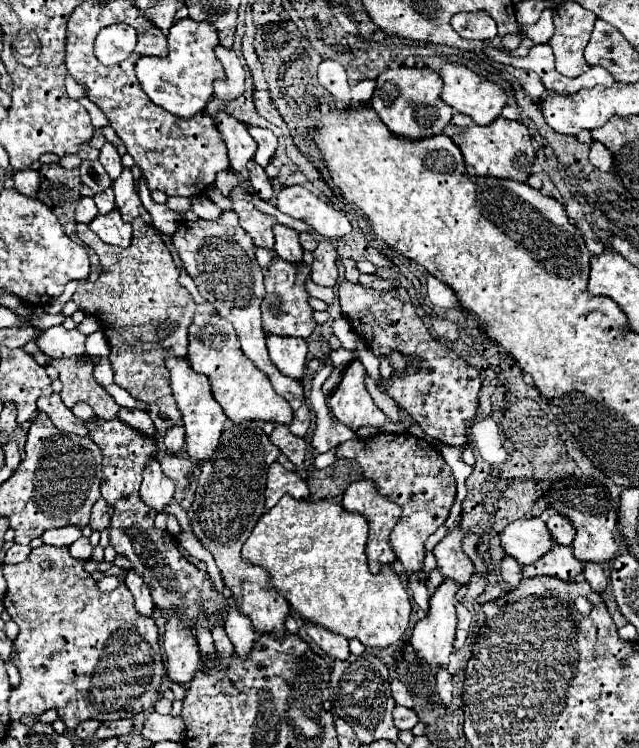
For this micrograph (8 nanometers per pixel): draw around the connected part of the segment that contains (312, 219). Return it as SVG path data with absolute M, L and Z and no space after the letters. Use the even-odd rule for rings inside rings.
M301 185L281 189L275 205L293 219L305 221L317 235L325 239L339 239L351 233L351 223L343 213L329 207Z

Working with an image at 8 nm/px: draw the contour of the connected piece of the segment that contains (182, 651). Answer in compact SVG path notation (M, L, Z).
M171 613L165 625L165 663L167 663L167 677L175 683L191 683L195 677L195 669L199 669L199 647L193 631L189 625L181 625L179 613Z

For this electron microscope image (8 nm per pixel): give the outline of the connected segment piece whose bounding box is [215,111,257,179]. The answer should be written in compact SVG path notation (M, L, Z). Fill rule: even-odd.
M225 111L217 113L215 123L217 123L217 129L219 129L219 133L221 133L221 137L223 137L227 149L229 149L231 169L247 179L247 175L249 175L247 163L249 163L249 159L253 159L257 143L249 135L247 127Z

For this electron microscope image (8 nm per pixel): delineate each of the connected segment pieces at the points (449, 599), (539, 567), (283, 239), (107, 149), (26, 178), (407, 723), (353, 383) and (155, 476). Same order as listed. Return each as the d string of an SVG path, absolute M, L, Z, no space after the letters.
M445 581L431 599L431 607L429 613L417 621L413 635L411 635L411 645L417 653L419 659L423 659L425 663L429 663L431 667L447 667L449 663L449 655L455 651L453 649L453 641L455 641L455 625L457 625L457 615L455 615L455 595L459 591L459 585L455 585L453 581Z
M555 545L543 559L537 559L531 565L523 567L523 577L537 577L537 575L551 575L565 581L577 581L583 575L583 563L575 559L571 547Z
M279 223L279 225L275 225L273 233L275 233L275 239L277 239L275 241L275 253L289 263L297 263L297 265L303 263L303 247L299 243L297 231Z
M105 143L105 145L103 145L101 155L99 155L99 161L103 163L103 167L105 167L105 171L109 173L111 181L115 181L115 179L121 175L121 171L123 171L121 157L119 157L117 149L115 149L111 143Z
M21 169L13 171L15 189L27 197L35 197L39 189L39 173L35 169Z
M397 705L393 711L393 723L397 729L413 729L417 725L417 715L413 709Z
M353 359L343 373L343 381L327 399L327 407L331 409L331 413L353 431L363 425L381 427L389 423L389 417L373 403L371 395L367 393L363 379L365 367L361 365L361 361Z
M157 457L147 463L143 469L143 483L141 483L141 499L155 511L163 511L165 505L173 499L173 483L171 479L161 471Z

